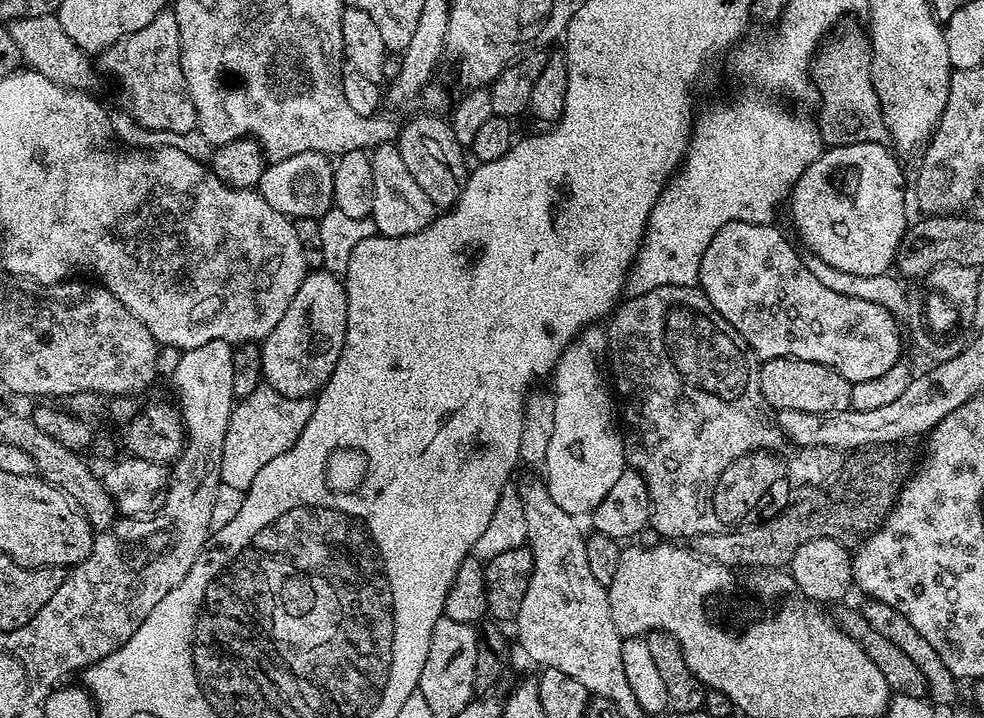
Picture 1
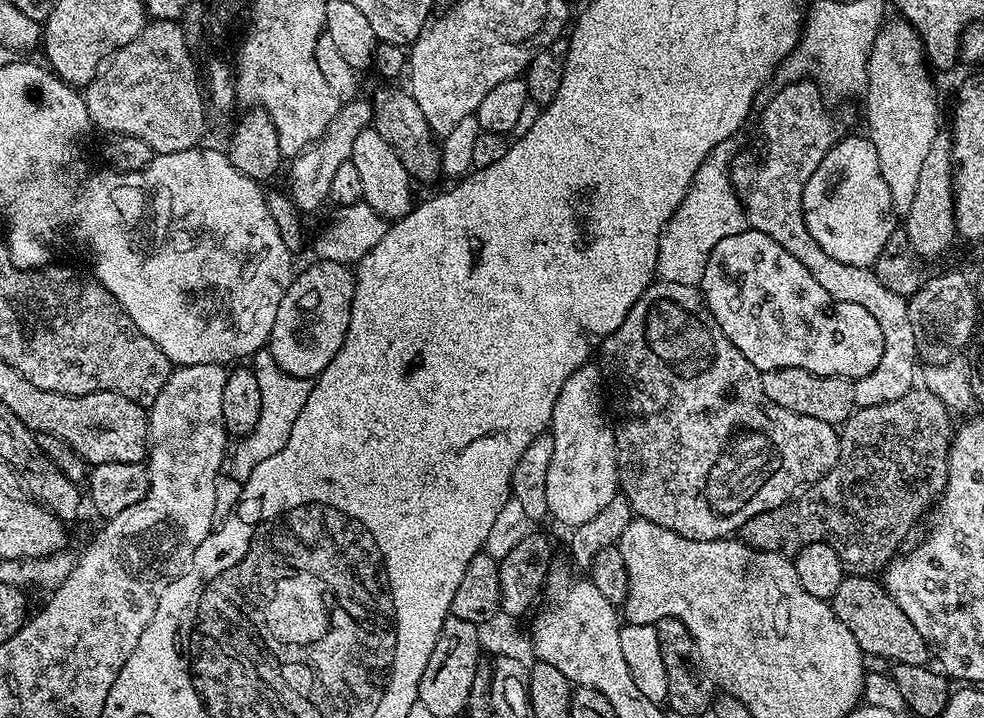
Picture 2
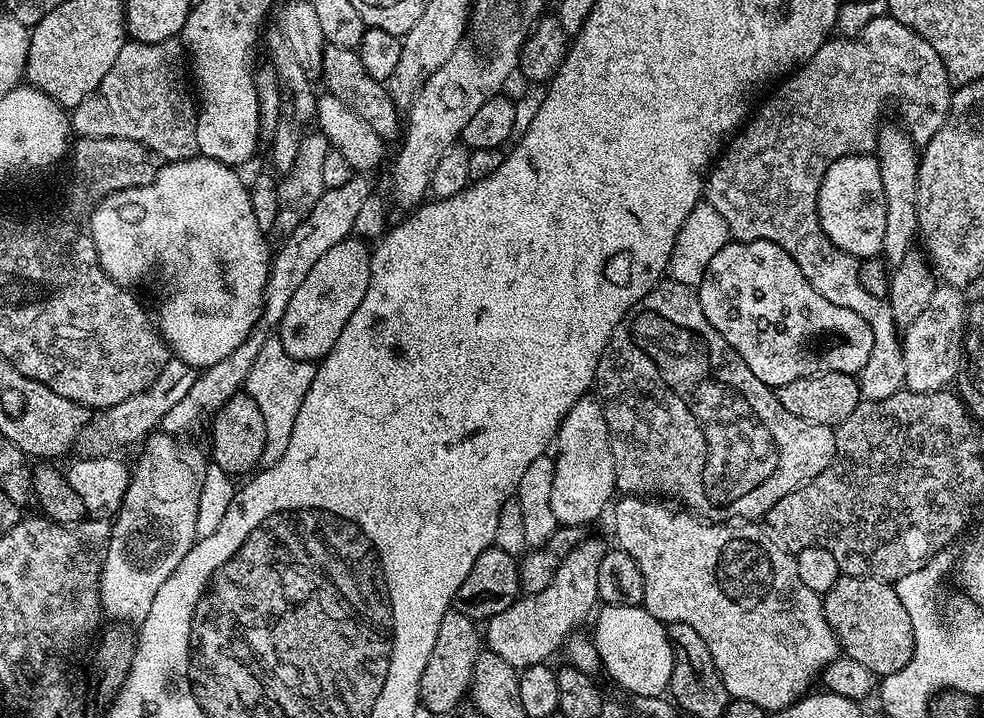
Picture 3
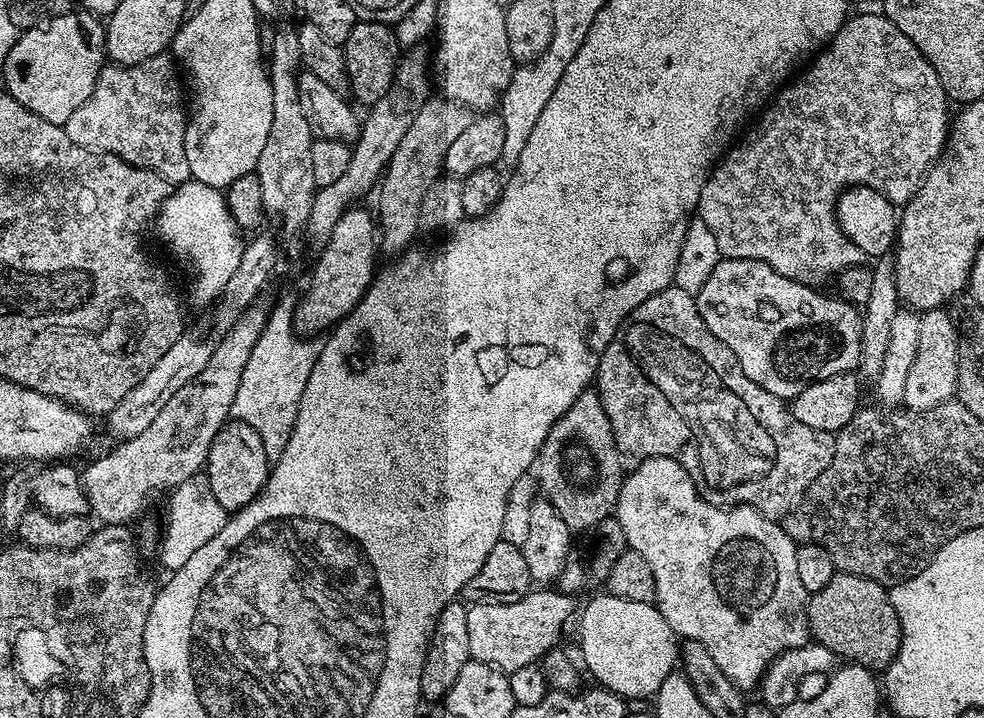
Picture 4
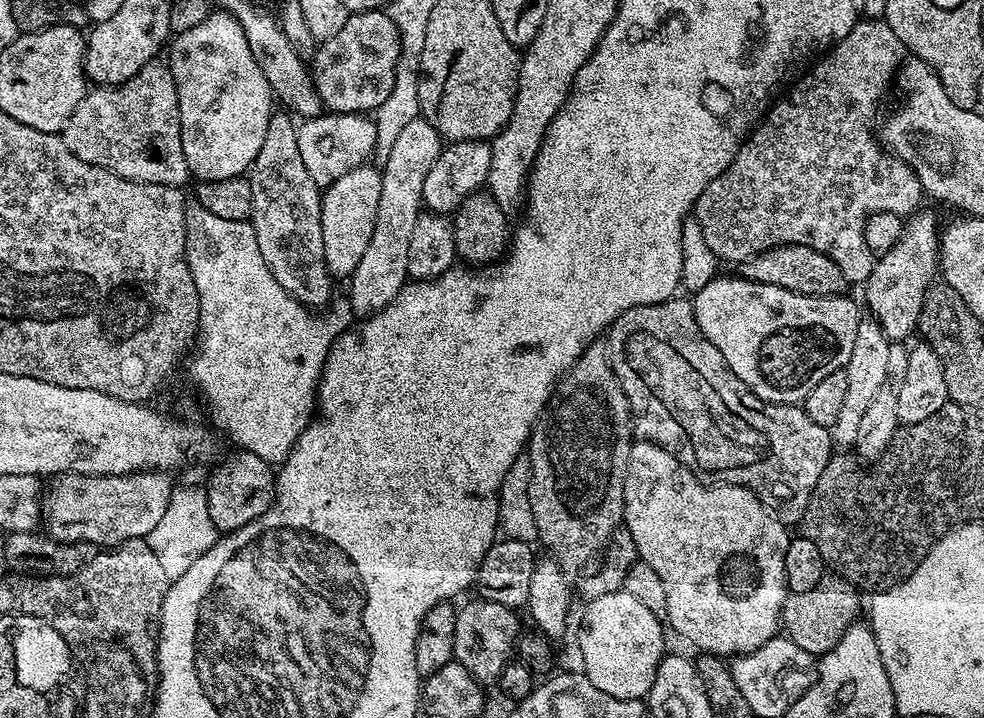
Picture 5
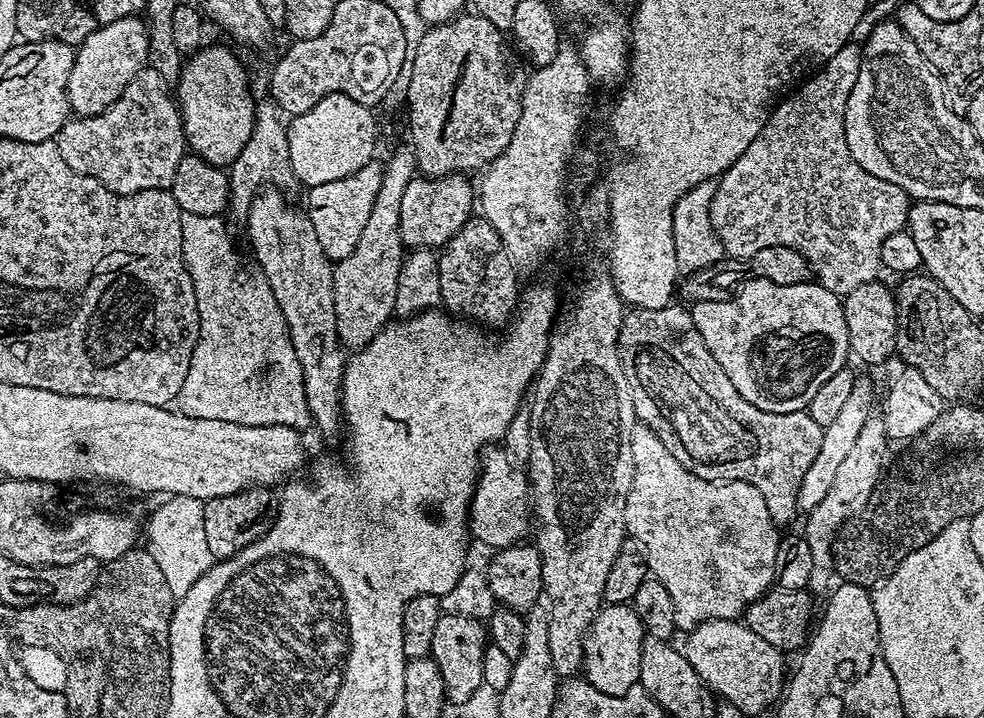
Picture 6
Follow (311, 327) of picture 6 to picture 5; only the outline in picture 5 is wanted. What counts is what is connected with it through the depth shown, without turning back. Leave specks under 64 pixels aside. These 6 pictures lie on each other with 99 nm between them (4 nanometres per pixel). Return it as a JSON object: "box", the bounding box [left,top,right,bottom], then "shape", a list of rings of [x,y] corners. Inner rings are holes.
{"box":[249,110,334,308],"shape":[[[282,110],[272,114],[265,141],[249,169],[250,219],[262,260],[270,266],[279,285],[305,307],[322,308],[331,301],[334,284],[325,266],[321,226],[323,195],[320,185],[314,182],[302,161],[297,138],[299,129],[291,119],[293,117]]]}

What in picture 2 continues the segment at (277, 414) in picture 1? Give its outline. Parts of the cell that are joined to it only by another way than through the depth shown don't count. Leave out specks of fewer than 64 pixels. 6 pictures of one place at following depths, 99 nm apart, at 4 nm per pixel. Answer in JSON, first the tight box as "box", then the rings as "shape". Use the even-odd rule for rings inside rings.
{"box":[226,350,312,482],"shape":[[[261,350],[251,357],[250,367],[258,378],[258,390],[262,390],[262,414],[258,414],[258,424],[254,426],[254,430],[235,441],[226,464],[227,475],[241,482],[250,478],[254,466],[266,462],[266,458],[282,450],[286,438],[290,438],[290,430],[294,430],[298,413],[301,412],[302,406],[306,406],[306,398],[310,398],[312,389],[312,380],[286,374],[267,350]]]}

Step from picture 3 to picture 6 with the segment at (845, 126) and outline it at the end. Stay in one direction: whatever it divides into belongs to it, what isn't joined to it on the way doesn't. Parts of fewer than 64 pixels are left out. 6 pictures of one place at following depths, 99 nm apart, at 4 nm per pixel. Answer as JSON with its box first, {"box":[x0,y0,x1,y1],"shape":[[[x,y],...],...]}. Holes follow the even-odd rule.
{"box":[710,42,905,286],"shape":[[[850,42],[826,63],[815,69],[797,87],[789,91],[768,113],[766,126],[746,146],[746,154],[724,171],[715,181],[714,198],[710,202],[710,222],[716,227],[724,247],[725,257],[746,262],[766,246],[786,246],[798,250],[808,261],[815,261],[816,252],[832,252],[832,260],[840,264],[840,272],[832,276],[833,285],[851,286],[869,279],[872,264],[868,252],[878,254],[886,233],[897,231],[896,200],[905,199],[904,192],[894,182],[866,174],[850,154],[844,133],[844,107],[850,90],[858,78],[862,59],[859,43]]]}

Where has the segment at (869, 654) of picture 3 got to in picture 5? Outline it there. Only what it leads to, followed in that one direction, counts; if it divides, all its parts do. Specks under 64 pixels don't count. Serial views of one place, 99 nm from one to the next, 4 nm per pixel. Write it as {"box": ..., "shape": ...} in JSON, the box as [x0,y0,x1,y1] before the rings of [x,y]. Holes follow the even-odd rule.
{"box":[780,574,862,658],"shape":[[[826,574],[818,582],[818,586],[814,586],[814,590],[806,590],[805,592],[794,592],[788,595],[784,608],[780,612],[780,622],[782,625],[783,635],[787,636],[798,646],[802,646],[802,650],[806,650],[813,658],[819,658],[825,652],[830,651],[834,645],[841,643],[844,630],[857,619],[856,615],[862,612],[862,604],[860,608],[860,596],[855,584],[844,579],[843,576],[835,574]]]}

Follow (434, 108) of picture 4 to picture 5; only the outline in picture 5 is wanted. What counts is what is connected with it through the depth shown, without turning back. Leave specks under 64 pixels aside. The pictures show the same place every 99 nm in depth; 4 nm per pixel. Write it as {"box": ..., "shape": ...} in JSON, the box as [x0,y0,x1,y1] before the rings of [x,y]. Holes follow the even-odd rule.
{"box":[346,118,442,318],"shape":[[[423,118],[407,123],[402,134],[395,139],[383,170],[382,198],[378,198],[378,218],[374,222],[374,238],[370,238],[370,246],[366,246],[366,254],[362,254],[362,262],[354,270],[347,281],[346,299],[352,305],[357,317],[367,318],[372,313],[382,310],[409,283],[407,272],[407,250],[410,234],[414,231],[422,213],[422,182],[426,174],[430,174],[430,166],[434,166],[434,158],[438,158],[442,147],[442,137],[430,122]]]}

